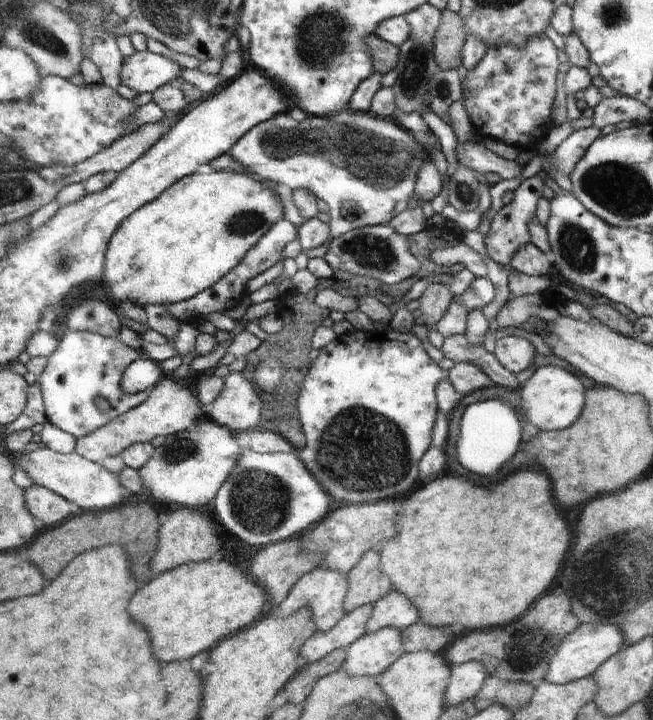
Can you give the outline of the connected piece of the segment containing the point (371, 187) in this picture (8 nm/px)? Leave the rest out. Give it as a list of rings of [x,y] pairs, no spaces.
[[[346,108],[331,117],[310,115],[300,122],[290,118],[287,112],[279,114],[250,129],[229,150],[228,156],[248,172],[268,178],[276,184],[286,184],[293,190],[312,191],[330,207],[329,227],[332,237],[337,237],[360,227],[386,225],[397,214],[405,212],[414,194],[417,174],[428,158],[426,147],[422,144],[422,138],[414,134],[414,130],[406,129],[395,119]]]

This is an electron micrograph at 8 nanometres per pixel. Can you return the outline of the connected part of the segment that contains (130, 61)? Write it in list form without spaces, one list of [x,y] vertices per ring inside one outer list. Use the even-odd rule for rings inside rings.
[[[135,51],[125,58],[121,70],[121,84],[128,86],[139,95],[142,92],[154,92],[170,81],[178,80],[184,66],[173,62],[166,56],[151,51]]]

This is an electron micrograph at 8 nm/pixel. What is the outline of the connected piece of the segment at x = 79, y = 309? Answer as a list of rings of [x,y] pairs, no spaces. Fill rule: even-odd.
[[[90,297],[73,308],[67,315],[65,326],[70,331],[90,331],[117,338],[122,328],[119,315],[104,300]]]

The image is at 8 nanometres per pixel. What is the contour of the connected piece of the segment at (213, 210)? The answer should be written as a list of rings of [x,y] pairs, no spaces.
[[[228,169],[194,173],[176,181],[160,197],[121,222],[105,254],[105,284],[118,300],[143,307],[146,304],[172,305],[196,297],[240,265],[246,253],[283,218],[284,206],[279,195],[246,173]]]

